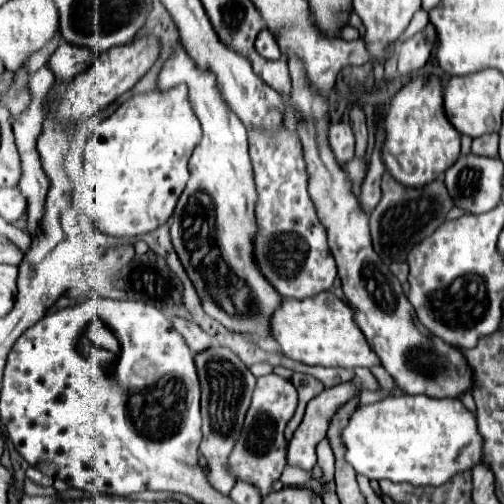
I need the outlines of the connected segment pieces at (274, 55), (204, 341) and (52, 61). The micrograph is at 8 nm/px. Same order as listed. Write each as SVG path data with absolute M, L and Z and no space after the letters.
M263 29L263 31L257 35L255 49L257 49L257 53L259 53L261 57L265 57L265 59L279 59L279 57L281 57L279 45L277 45L277 41L273 39L273 35L269 33L269 29Z
M175 317L173 327L177 327L177 331L183 335L183 339L187 341L187 345L193 353L199 353L211 345L211 337L201 327L197 327L197 323L193 323L193 321Z
M65 41L59 43L55 53L49 57L47 67L59 81L71 81L75 75L91 67L95 61L95 53L83 47L73 47Z

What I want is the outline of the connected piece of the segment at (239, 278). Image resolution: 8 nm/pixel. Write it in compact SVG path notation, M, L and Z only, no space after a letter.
M181 43L173 47L171 57L165 61L159 77L157 77L157 91L169 91L177 85L187 85L189 89L189 103L201 123L203 137L197 143L191 161L189 161L189 183L179 197L179 203L173 213L173 225L171 225L171 241L175 245L175 251L191 277L203 309L207 315L211 315L215 321L223 323L231 331L239 331L245 335L257 333L263 337L269 337L269 319L271 313L281 303L281 295L265 281L265 277L259 273L255 261L253 261L253 235L255 235L255 183L253 183L253 169L247 153L247 129L229 111L229 105L225 103L221 89L217 87L217 79L211 71L205 71L197 67L197 61L185 51Z

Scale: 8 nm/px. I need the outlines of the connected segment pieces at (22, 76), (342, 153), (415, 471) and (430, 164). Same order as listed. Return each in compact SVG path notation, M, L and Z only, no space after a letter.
M21 69L21 71L17 71L15 73L15 83L13 83L13 87L5 93L5 97L3 97L3 101L7 103L7 109L11 111L11 115L15 117L15 115L19 115L19 113L23 113L25 111L25 107L29 105L29 93L27 93L27 89L25 89L25 85L27 85L27 69Z
M331 123L329 125L329 145L337 161L349 161L355 155L355 137L349 123Z
M391 395L391 397L385 397L385 399L381 399L381 401L377 401L377 403L369 403L369 405L361 405L361 407L357 407L353 413L351 413L351 417L349 417L349 423L347 423L347 427L341 431L341 441L343 441L343 445L345 445L345 461L359 473L359 475L365 475L367 479L389 479L389 481L395 481L395 483L403 483L403 481L407 481L407 483L413 483L413 485L443 485L443 483L447 483L455 473L459 473L459 471L467 471L467 469L471 469L471 467L475 467L475 465L479 465L481 463L481 445L483 445L483 439L481 439L481 435L477 433L477 421L475 421L475 415L473 413L469 413L465 407L463 407L463 403L459 401L459 399L429 399L427 395Z
M437 77L411 79L389 103L381 129L385 133L381 159L389 175L405 187L423 187L443 175L459 157L459 133L443 111L443 91Z

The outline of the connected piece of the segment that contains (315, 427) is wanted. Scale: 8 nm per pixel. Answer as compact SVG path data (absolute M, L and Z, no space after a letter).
M343 383L325 389L307 403L305 417L287 445L287 465L299 467L303 471L313 469L317 463L315 447L325 437L333 413L353 395L357 395L357 387L353 383Z

